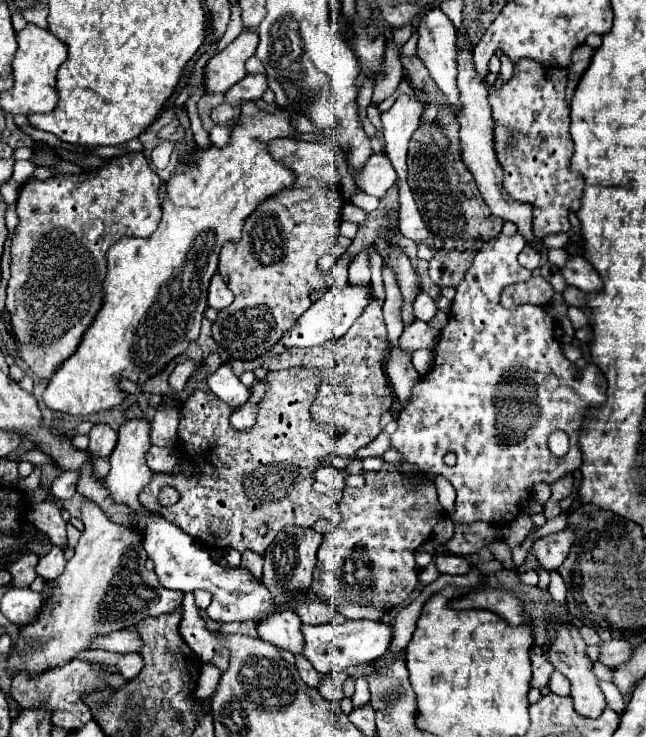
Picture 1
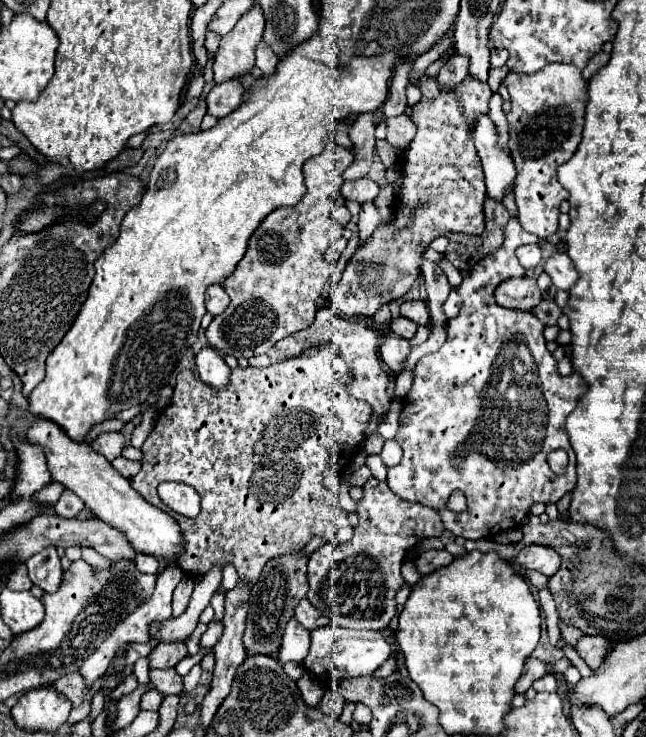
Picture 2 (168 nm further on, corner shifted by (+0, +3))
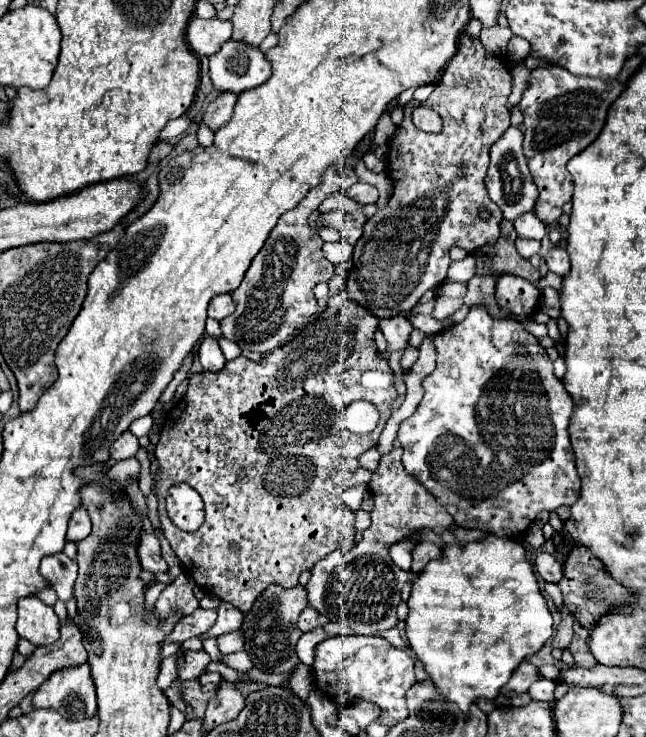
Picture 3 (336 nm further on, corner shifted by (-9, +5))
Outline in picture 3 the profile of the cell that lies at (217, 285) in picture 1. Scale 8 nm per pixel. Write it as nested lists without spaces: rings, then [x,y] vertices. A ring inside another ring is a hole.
[[[217,295],[217,297],[213,297],[211,303],[209,303],[209,317],[211,317],[211,319],[221,321],[221,319],[225,319],[227,315],[231,315],[233,311],[235,311],[235,303],[233,303],[231,295]]]

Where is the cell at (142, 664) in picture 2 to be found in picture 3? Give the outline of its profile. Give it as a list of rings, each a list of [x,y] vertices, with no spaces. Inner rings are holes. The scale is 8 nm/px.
[[[197,609],[193,615],[183,617],[183,619],[175,625],[175,629],[173,629],[173,633],[167,637],[167,641],[181,641],[181,643],[183,643],[183,641],[189,639],[189,637],[199,637],[201,633],[205,633],[207,629],[213,627],[215,619],[217,619],[217,611]]]

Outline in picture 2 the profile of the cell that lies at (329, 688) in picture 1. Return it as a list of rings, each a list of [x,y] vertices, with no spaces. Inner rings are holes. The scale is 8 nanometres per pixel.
[[[324,693],[324,697],[322,697],[322,701],[320,701],[320,709],[322,711],[326,711],[330,717],[334,717],[334,719],[338,719],[340,715],[342,715],[342,707],[344,707],[344,697],[340,695],[340,693]]]

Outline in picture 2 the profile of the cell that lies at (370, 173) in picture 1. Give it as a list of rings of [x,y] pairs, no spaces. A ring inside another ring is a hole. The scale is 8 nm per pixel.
[[[362,177],[356,181],[346,181],[342,185],[342,195],[344,199],[350,201],[358,201],[358,203],[366,203],[366,201],[374,201],[380,193],[380,187],[376,181],[372,181],[370,177]]]

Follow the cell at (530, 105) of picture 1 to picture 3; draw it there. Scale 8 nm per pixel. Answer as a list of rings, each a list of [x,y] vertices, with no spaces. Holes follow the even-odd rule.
[[[559,65],[537,67],[531,71],[531,85],[519,103],[523,111],[523,151],[529,161],[529,171],[539,189],[535,215],[545,223],[555,223],[563,213],[561,207],[573,197],[573,179],[567,171],[567,161],[591,145],[601,133],[607,111],[623,93],[619,81],[603,81],[593,77],[577,77]]]

